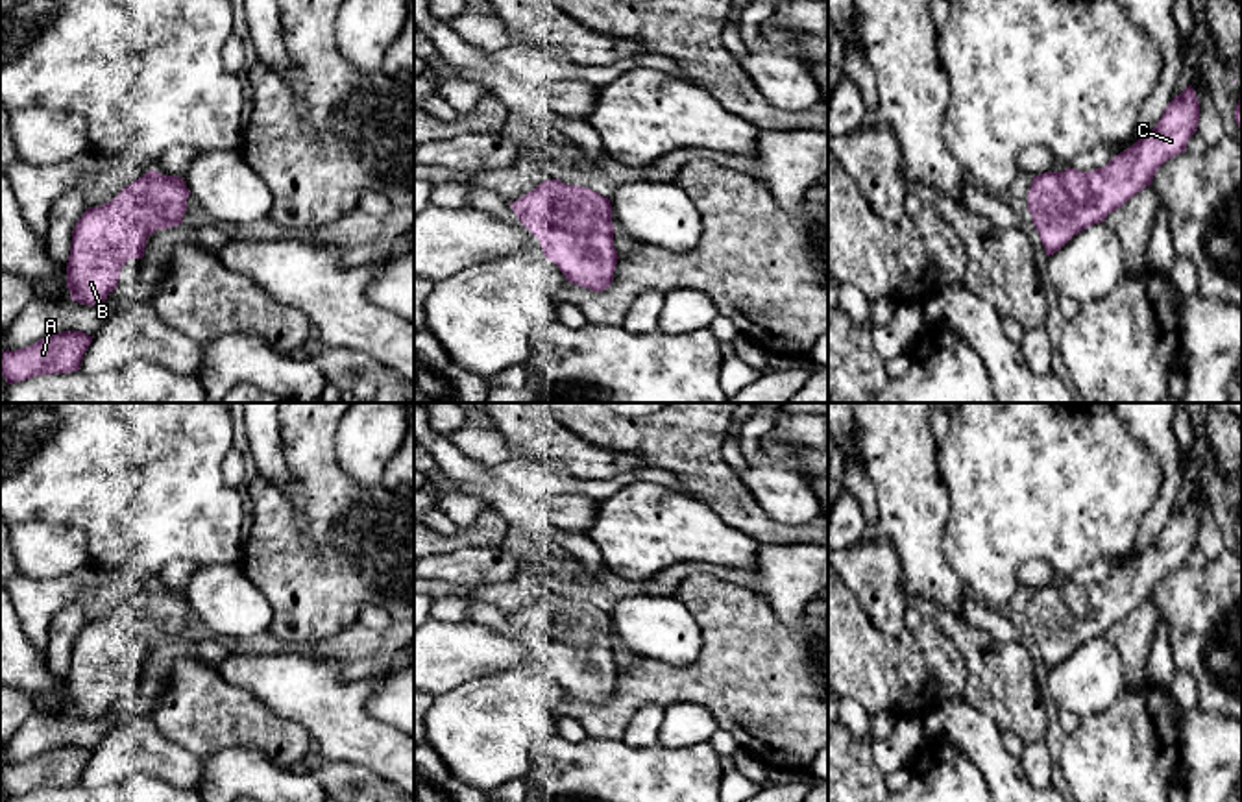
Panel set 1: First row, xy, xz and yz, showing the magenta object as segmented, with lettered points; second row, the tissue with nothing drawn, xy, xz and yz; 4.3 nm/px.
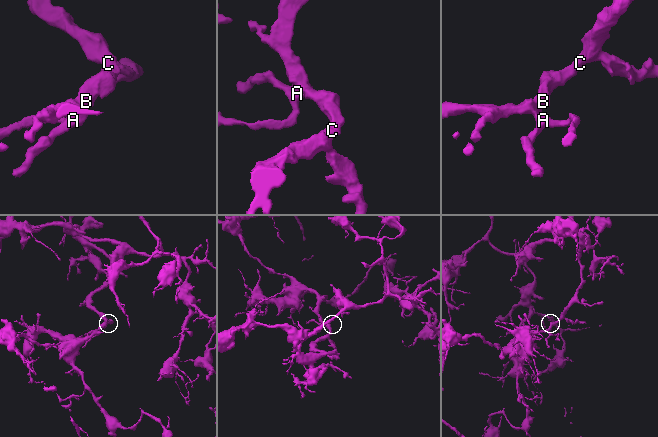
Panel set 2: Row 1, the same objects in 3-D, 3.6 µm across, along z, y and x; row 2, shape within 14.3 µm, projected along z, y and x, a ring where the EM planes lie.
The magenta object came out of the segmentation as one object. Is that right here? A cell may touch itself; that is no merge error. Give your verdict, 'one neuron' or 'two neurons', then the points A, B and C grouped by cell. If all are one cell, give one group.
one neuron | A B C

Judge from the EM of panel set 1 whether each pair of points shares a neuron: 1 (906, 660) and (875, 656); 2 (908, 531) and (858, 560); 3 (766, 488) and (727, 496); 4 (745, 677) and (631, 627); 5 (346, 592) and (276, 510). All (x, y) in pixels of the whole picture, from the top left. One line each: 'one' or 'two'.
1: one
2: two
3: two
4: two
5: one

